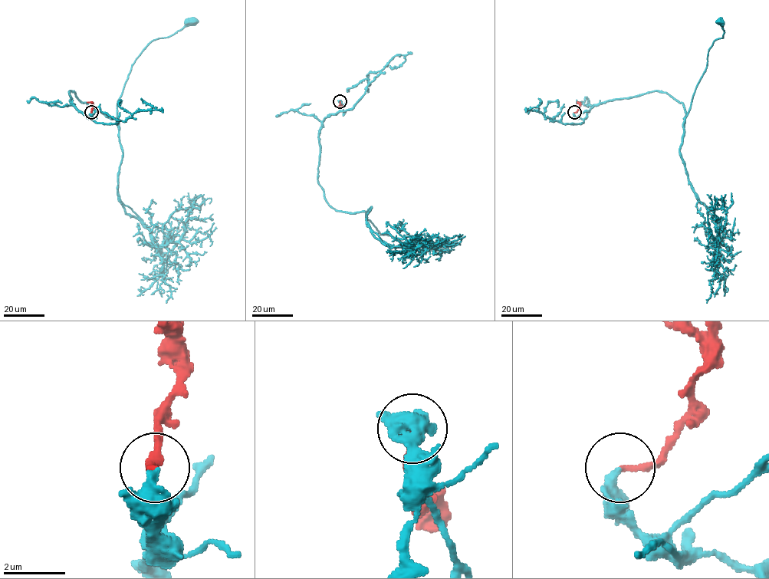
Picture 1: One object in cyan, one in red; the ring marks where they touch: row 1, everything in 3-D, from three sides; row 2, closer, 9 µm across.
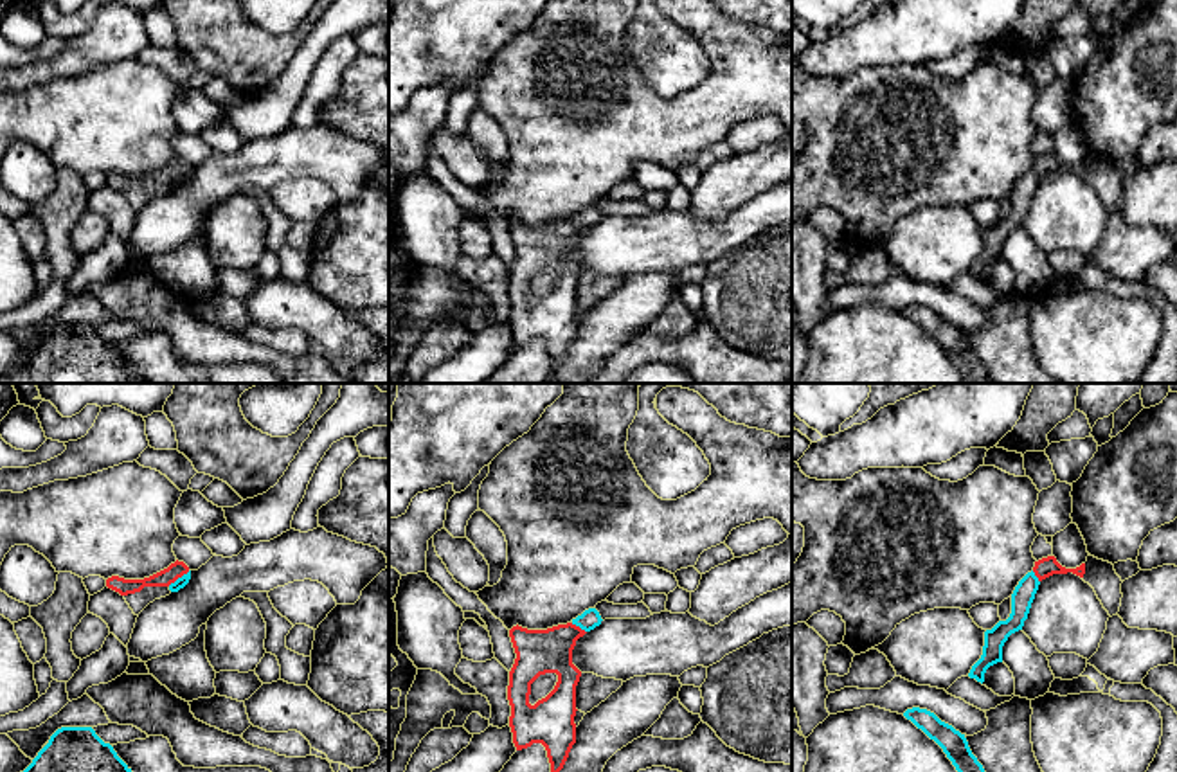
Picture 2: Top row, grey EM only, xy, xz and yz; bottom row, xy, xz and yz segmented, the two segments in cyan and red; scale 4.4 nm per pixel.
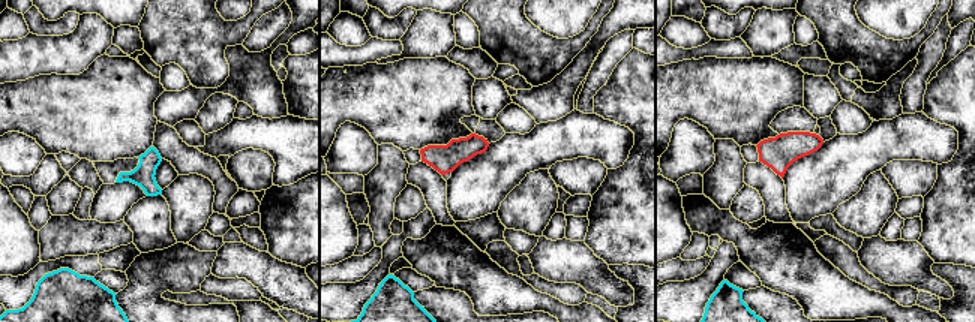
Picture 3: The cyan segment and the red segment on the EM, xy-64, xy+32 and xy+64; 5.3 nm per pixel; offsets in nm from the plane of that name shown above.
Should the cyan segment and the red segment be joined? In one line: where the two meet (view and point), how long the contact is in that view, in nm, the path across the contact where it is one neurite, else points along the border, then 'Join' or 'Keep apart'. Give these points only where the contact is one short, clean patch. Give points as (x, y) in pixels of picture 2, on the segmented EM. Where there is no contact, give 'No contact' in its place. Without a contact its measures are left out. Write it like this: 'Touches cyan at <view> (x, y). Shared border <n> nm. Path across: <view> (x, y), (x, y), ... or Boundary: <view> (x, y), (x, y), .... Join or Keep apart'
Touches cyan at xy (179, 578). Shared border 120 nm. Path across: xy (184, 580), (179, 578), (164, 578). Join

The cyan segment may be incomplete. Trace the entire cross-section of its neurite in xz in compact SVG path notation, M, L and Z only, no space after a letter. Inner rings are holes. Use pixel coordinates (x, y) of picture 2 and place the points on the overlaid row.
M596 608L585 610L567 624L547 630L513 626L509 637L517 653L509 671L509 727L517 750L542 743L551 772L560 772L576 743L576 686L581 671L572 664L576 641L601 624ZM545 673L556 673L554 689L535 705L529 704L531 684Z

